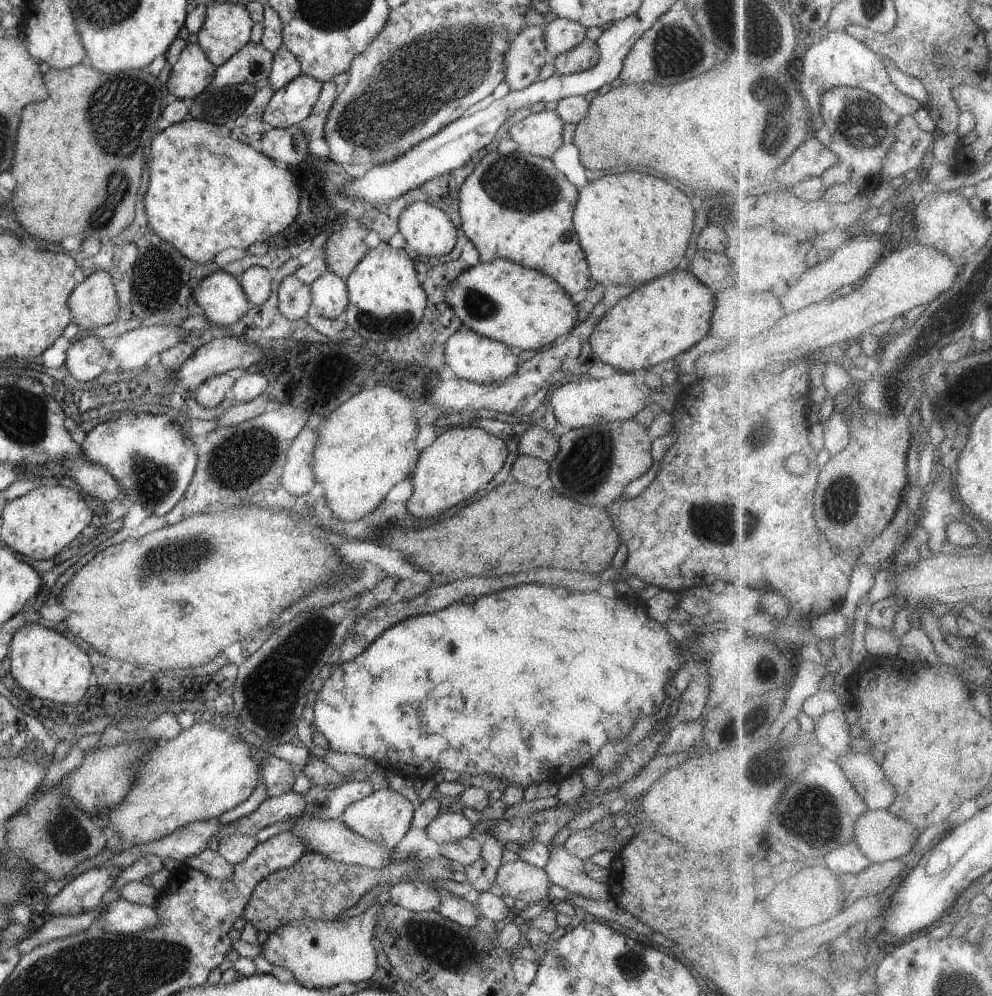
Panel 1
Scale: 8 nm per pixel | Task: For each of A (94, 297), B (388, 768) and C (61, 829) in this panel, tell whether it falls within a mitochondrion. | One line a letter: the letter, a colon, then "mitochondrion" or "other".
A: other
B: other
C: mitochondrion

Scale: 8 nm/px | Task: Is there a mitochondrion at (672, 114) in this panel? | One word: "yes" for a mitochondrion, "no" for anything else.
no

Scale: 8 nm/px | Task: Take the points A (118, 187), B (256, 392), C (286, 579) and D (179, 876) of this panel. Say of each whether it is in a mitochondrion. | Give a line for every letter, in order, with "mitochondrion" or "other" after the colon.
A: mitochondrion
B: other
C: other
D: other

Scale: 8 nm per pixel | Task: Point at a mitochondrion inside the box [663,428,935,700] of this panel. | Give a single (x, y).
(720, 523)

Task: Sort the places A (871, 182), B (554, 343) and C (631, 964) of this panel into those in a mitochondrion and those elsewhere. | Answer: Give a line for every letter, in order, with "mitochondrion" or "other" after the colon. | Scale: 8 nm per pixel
A: other
B: other
C: mitochondrion

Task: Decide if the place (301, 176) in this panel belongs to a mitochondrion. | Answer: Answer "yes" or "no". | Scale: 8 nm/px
no

